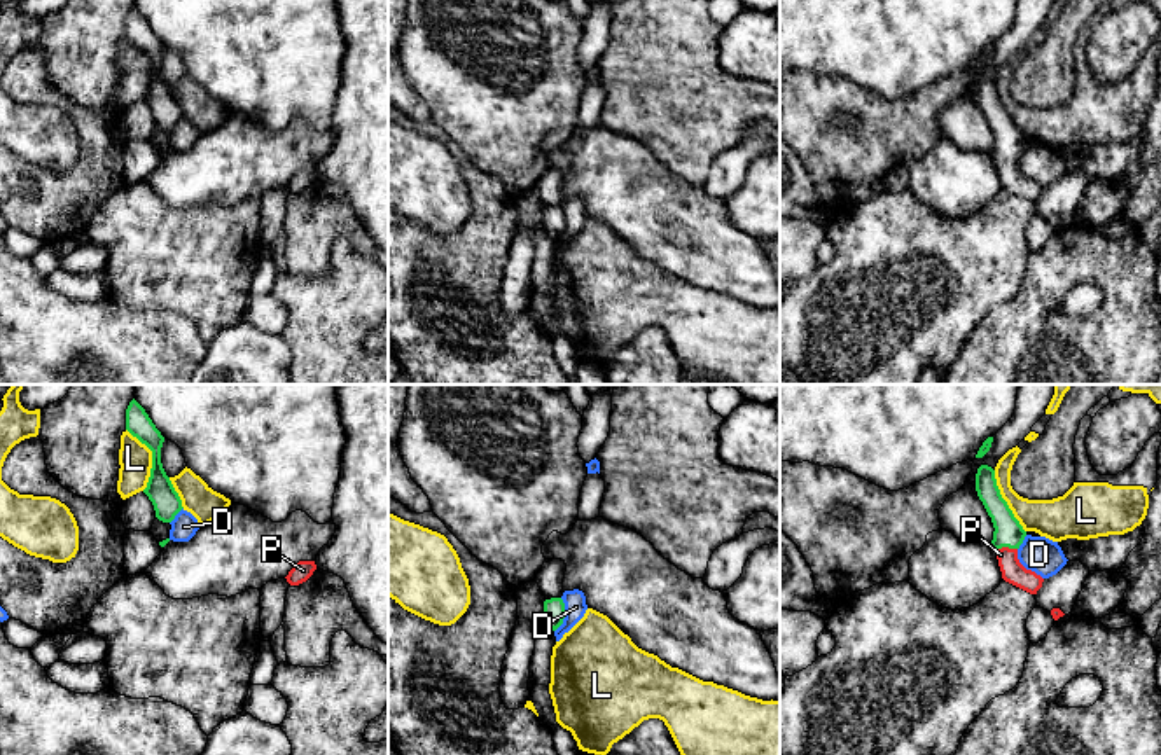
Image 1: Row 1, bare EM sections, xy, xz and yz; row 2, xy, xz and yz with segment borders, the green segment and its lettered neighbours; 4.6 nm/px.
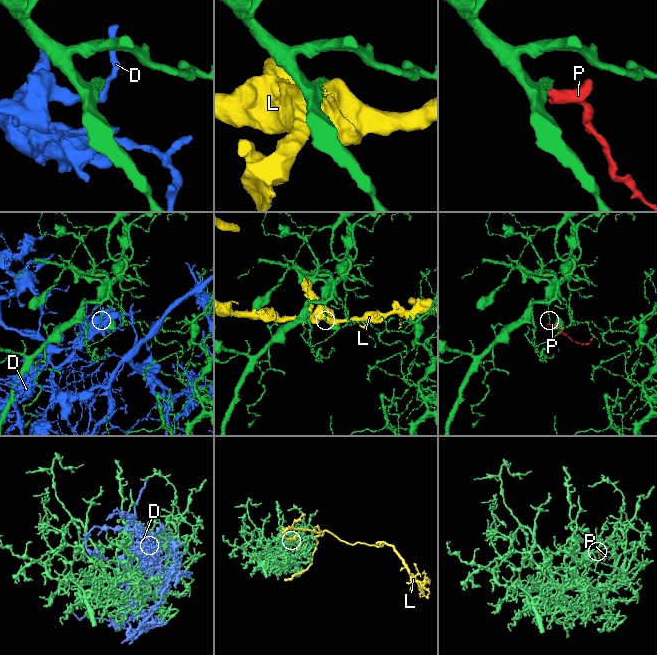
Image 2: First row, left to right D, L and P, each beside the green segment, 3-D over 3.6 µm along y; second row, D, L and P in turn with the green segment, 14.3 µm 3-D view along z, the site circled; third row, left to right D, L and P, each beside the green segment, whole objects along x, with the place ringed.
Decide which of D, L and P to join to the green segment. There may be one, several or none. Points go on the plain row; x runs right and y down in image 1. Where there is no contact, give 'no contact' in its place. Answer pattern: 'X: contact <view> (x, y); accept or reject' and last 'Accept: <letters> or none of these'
D: contact xz (563, 224); reject
L: contact xy (152, 67); reject
P: contact yz (1006, 154); accept
Accept: P

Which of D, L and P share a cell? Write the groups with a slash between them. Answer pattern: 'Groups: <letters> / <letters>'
Groups: D / L / P

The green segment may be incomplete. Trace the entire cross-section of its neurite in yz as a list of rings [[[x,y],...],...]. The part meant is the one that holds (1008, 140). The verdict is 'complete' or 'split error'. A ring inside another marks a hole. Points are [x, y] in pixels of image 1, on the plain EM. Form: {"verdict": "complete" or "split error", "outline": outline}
{"verdict": "split error", "outline": [[[981,73],[977,77],[976,100],[995,136],[991,156],[997,159],[1002,187],[1030,203],[1037,203],[1044,187],[1035,180],[1026,178],[1018,168],[1018,157],[1023,152],[1026,140],[1002,107],[991,75]]]}

